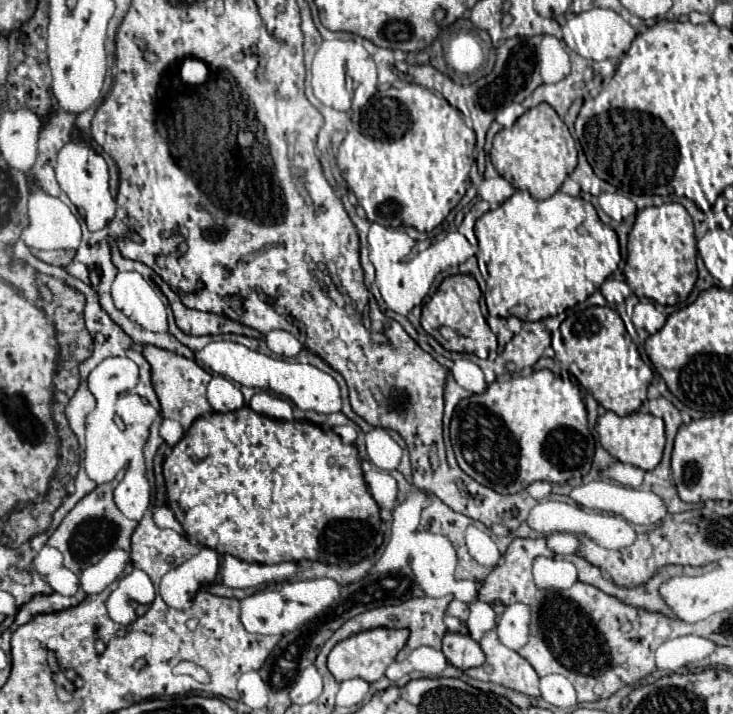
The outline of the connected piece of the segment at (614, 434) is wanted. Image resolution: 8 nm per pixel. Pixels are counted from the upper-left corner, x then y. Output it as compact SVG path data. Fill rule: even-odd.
M606 412L604 416L598 416L596 432L598 432L600 444L620 462L628 462L642 470L654 470L658 462L662 460L662 450L664 450L664 420L662 418L656 418L652 414L642 414L642 412L634 412L628 416Z

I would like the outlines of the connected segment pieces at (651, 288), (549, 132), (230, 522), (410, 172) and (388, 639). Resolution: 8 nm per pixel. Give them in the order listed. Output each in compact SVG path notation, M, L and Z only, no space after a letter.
M668 202L638 210L636 222L628 234L628 260L624 276L638 298L648 298L662 306L674 306L688 298L698 276L696 238L692 218L682 204Z
M542 102L536 108L526 110L512 128L502 128L494 136L490 160L498 174L506 178L516 190L526 190L536 200L546 200L576 168L578 148L556 110Z
M250 406L238 408L228 414L210 412L206 416L200 416L198 420L194 420L190 430L184 434L184 438L166 456L162 468L164 468L164 480L166 480L168 506L174 512L176 520L182 524L184 532L188 534L190 540L194 540L194 542L200 540L202 546L208 546L216 552L232 554L240 560L260 562L260 564L280 564L280 562L300 562L300 560L322 562L322 564L340 564L342 558L344 558L342 562L358 564L358 562L362 562L360 558L368 558L368 554L376 552L384 542L380 508L378 508L376 500L372 498L372 494L368 492L368 486L366 486L366 480L364 480L364 474L360 468L358 450L350 444L342 444L340 436L334 430L322 430L320 426L316 426L312 422L274 420L274 418L254 412Z
M390 86L386 90L378 90L360 110L360 122L346 134L338 148L336 160L348 188L354 192L370 222L378 222L386 228L414 226L420 232L430 232L442 224L448 212L466 194L468 174L474 162L474 146L474 130L464 124L460 112L442 96L436 96L436 92L422 86Z
M374 628L360 634L354 634L342 642L338 642L332 652L328 654L328 670L338 682L350 678L362 678L366 682L376 682L384 676L384 670L396 660L396 654L404 648L408 640L408 630L388 630L388 628Z

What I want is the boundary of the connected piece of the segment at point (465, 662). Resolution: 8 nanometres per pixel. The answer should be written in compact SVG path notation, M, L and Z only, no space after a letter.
M448 632L442 640L442 652L446 660L458 670L468 670L484 664L484 652L476 640L468 634L452 634Z

